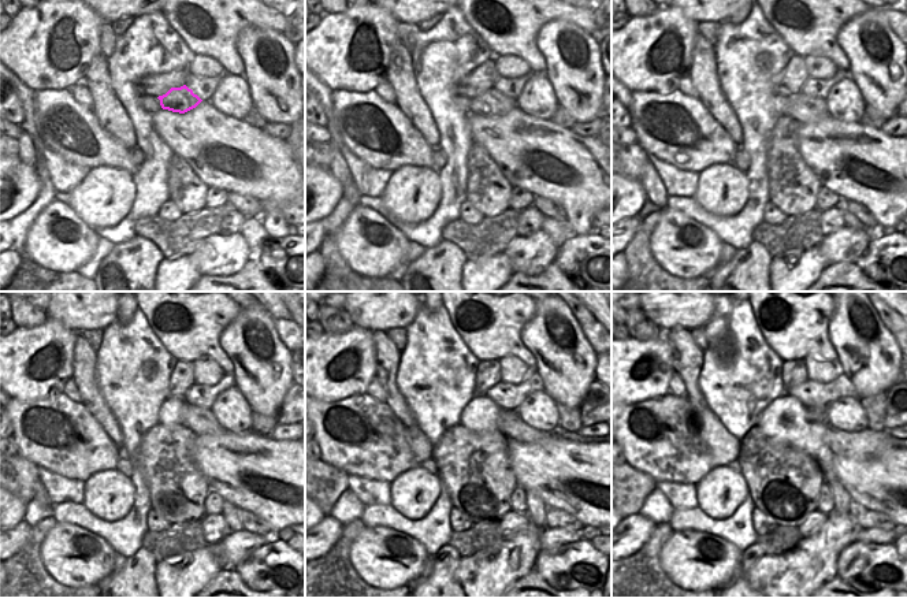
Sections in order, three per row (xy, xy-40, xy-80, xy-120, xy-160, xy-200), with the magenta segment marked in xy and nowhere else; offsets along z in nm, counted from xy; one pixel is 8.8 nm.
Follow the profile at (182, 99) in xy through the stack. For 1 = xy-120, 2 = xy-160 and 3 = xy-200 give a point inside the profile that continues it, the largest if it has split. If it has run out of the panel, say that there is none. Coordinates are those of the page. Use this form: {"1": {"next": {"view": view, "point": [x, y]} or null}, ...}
{"1": {"next": {"view": "xy-120", "point": [200, 420]}}, "2": {"next": {"view": "xy-160", "point": [510, 424]}}, "3": {"next": {"view": "xy-200", "point": [859, 446]}}}

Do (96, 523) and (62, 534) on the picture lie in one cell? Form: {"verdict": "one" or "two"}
{"verdict": "two"}

